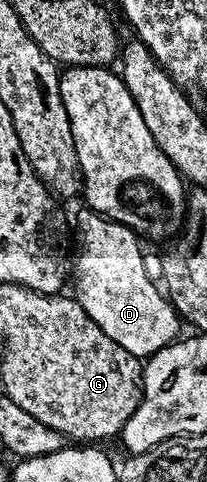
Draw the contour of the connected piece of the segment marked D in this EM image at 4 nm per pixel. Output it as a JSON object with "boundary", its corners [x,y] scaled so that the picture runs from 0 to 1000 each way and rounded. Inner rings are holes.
{"boundary":[[[401,436],[382,448],[382,525],[353,531],[353,589],[362,581],[357,612],[411,651],[430,651],[430,660],[449,660],[449,668],[469,668],[469,676],[488,676],[488,685],[507,685],[507,693],[565,710],[565,718],[604,718],[623,734],[705,743],[845,712],[870,695],[874,658],[778,604],[773,591],[700,564],[700,523],[691,515],[671,517],[671,506],[676,492],[657,490],[643,475],[483,448],[469,440]]]}

